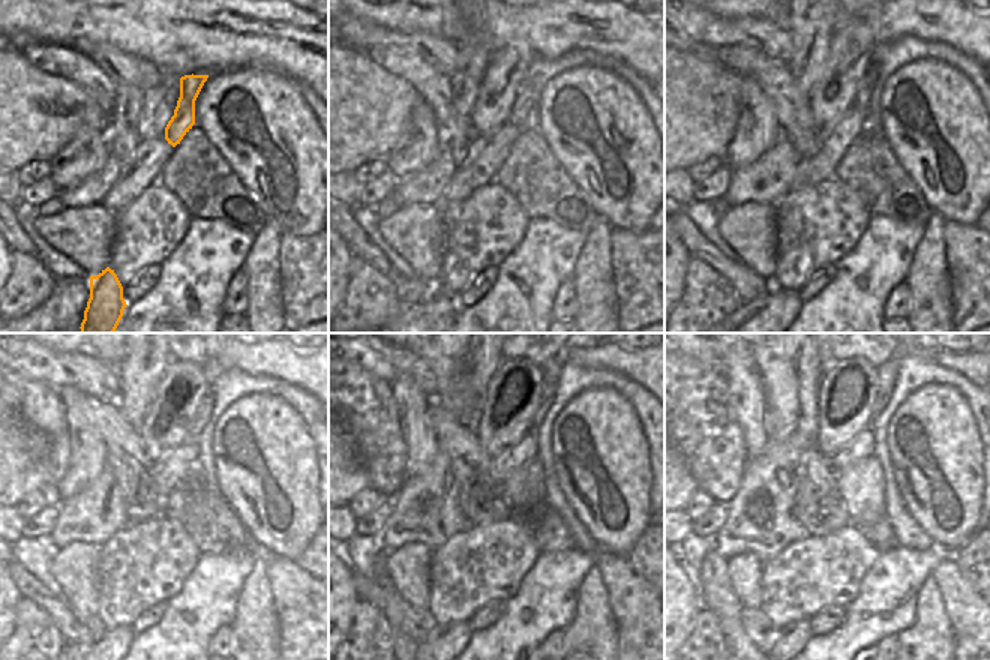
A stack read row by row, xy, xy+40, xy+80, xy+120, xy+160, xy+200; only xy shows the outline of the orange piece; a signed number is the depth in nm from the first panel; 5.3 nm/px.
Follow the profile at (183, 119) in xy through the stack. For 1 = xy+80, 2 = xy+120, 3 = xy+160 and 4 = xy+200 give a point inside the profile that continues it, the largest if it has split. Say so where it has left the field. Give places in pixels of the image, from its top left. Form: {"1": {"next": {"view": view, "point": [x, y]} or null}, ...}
{"1": {"next": {"view": "xy+80", "point": [866, 86]}}, "2": {"next": {"view": "xy+120", "point": [207, 401]}}, "3": {"next": {"view": "xy+160", "point": [551, 371]}}, "4": {"next": {"view": "xy+200", "point": [887, 371]}}}

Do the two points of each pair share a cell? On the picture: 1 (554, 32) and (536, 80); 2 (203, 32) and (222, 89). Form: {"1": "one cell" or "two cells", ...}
{"1": "two cells", "2": "two cells"}

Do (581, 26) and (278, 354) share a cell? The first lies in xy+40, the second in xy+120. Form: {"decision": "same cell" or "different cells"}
{"decision": "same cell"}

